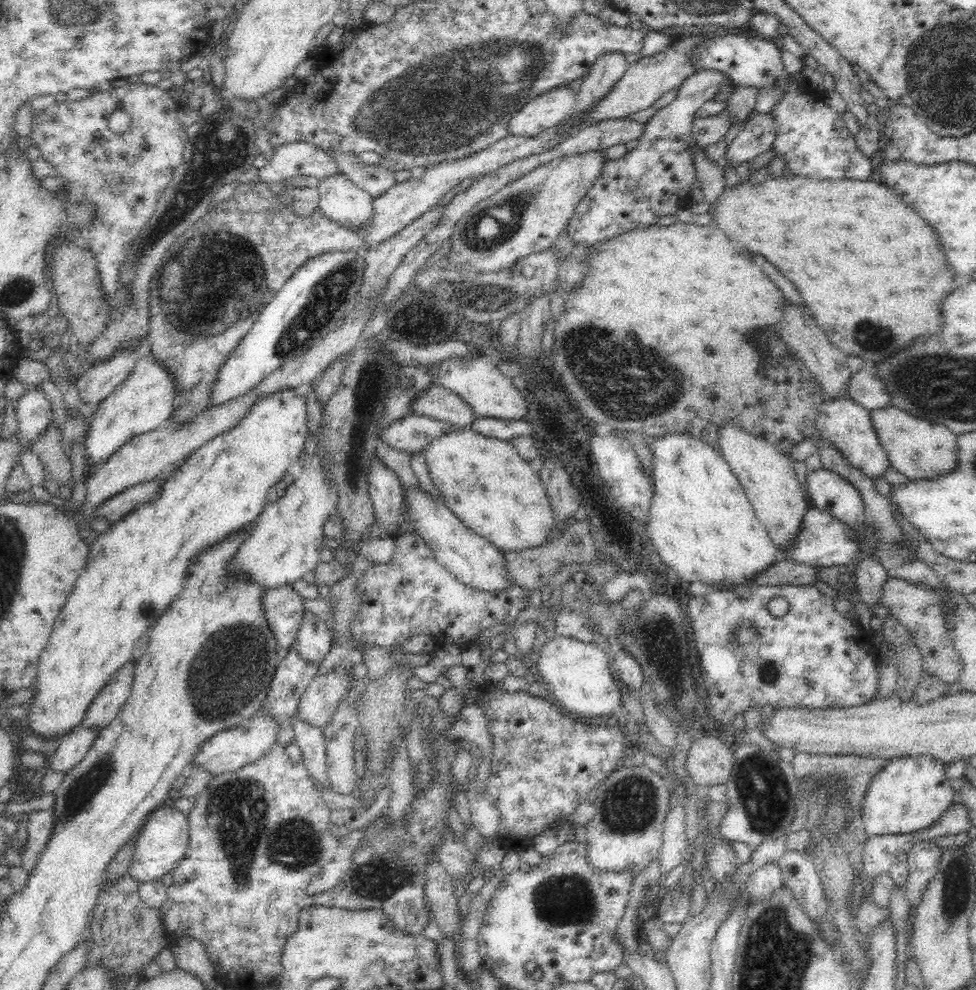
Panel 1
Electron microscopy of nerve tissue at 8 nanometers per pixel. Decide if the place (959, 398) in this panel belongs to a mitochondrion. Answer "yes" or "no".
yes

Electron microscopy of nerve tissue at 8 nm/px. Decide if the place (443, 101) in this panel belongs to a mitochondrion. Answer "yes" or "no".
yes

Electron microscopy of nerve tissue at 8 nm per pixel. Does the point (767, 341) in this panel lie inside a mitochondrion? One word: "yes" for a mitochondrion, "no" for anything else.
yes

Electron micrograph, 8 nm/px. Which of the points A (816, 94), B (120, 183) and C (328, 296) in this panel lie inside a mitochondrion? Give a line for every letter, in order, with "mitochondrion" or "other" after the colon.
A: other
B: mitochondrion
C: mitochondrion

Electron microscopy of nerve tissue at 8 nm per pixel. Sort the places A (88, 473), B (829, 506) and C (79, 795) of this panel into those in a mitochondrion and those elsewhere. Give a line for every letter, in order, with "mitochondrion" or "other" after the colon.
A: other
B: other
C: mitochondrion

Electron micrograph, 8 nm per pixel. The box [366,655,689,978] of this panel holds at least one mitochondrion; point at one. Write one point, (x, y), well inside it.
(568, 899)

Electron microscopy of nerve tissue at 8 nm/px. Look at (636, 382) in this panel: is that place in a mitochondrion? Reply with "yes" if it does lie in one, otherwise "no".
yes

